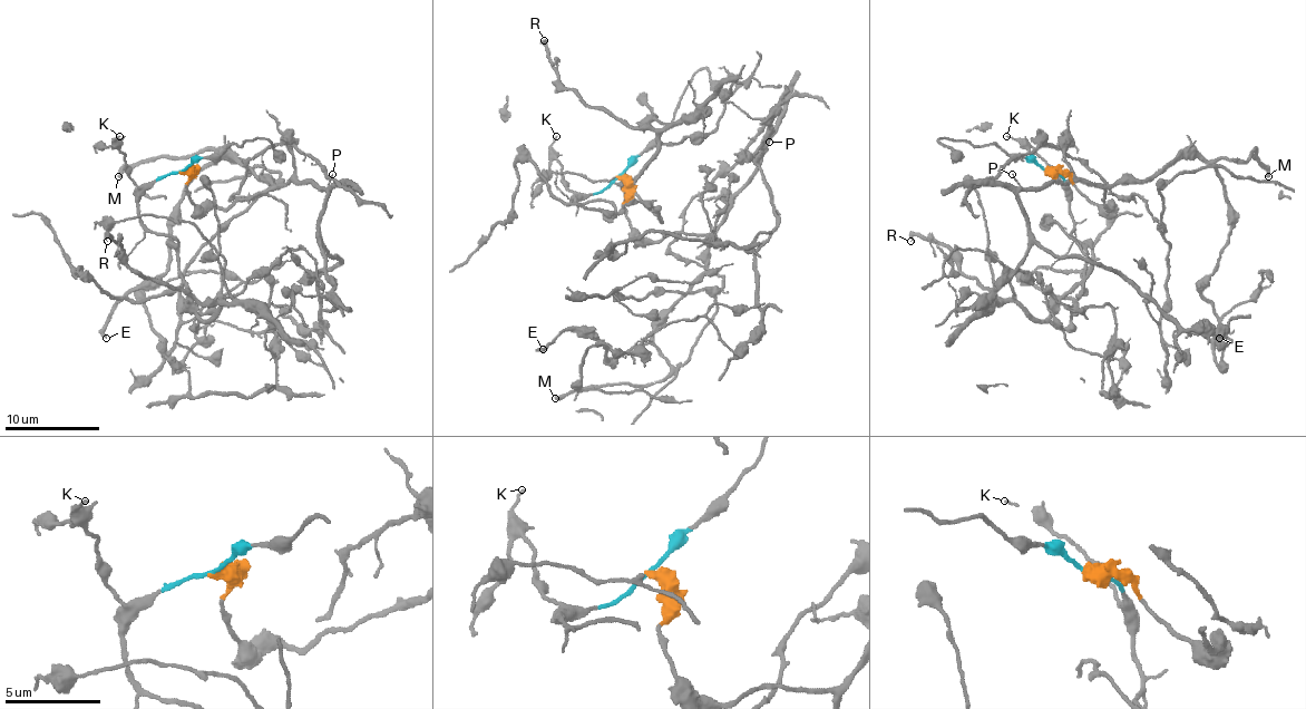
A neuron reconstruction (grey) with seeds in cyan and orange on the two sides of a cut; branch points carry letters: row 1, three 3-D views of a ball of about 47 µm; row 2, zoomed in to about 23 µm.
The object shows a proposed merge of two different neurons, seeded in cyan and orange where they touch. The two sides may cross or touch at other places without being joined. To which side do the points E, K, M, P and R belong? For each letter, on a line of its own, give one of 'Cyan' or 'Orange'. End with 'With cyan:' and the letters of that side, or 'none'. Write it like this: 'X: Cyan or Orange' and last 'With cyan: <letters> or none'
E: Orange
K: Cyan
M: Orange
P: Orange
R: Cyan
With cyan: K, R

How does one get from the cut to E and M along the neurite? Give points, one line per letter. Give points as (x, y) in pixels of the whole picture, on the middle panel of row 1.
E: (620, 177), (632, 227), (662, 241), (702, 234), (707, 270), (655, 333), (617, 357), (575, 331), (542, 350)
M: (620, 177), (636, 232), (702, 234), (707, 270), (655, 329), (662, 380), (554, 397)

